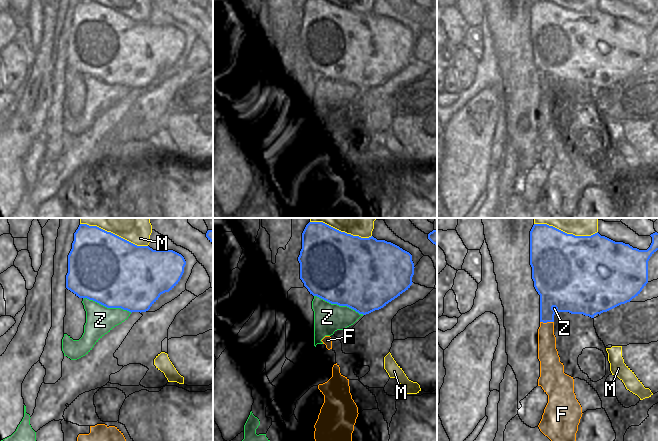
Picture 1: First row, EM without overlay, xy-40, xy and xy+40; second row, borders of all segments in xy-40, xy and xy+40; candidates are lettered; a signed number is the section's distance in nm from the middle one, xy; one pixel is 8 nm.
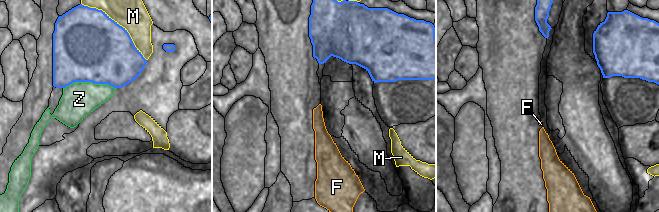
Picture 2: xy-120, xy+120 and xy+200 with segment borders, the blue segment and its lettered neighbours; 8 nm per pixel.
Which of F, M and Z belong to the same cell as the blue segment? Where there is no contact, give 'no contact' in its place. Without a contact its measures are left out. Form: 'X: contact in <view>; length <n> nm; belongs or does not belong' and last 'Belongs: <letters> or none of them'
F: contact in xy+40; length 110 nm; does not belong
M: contact in xy-40; length 550 nm; does not belong
Z: contact in xy; length 420 nm; does not belong
Belongs: none of them

